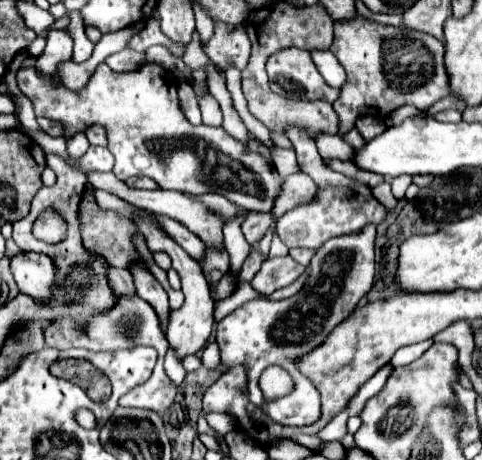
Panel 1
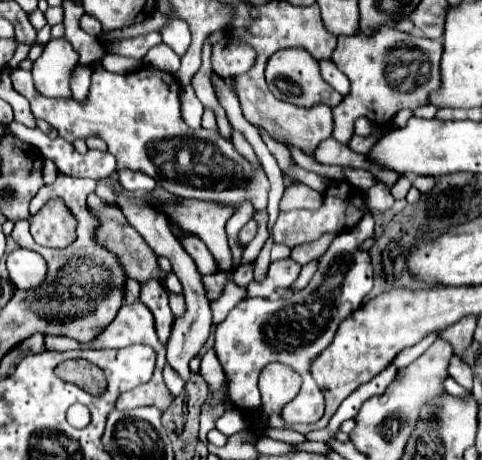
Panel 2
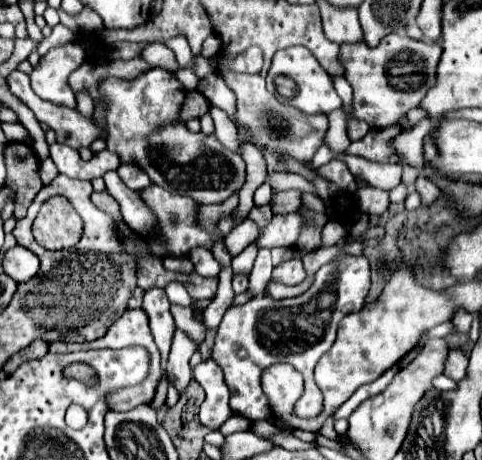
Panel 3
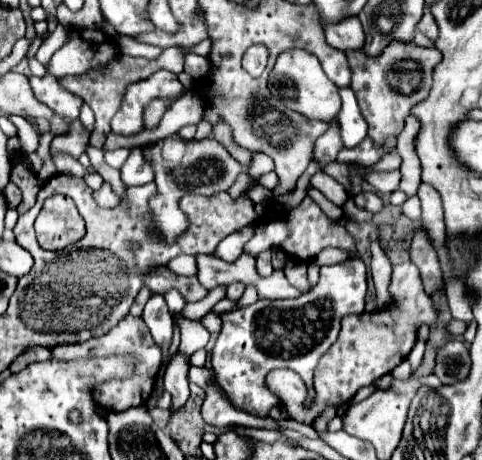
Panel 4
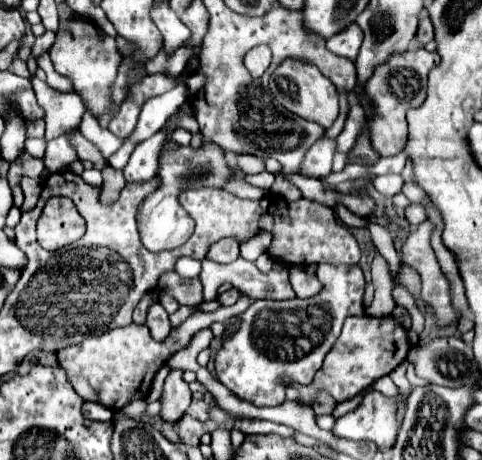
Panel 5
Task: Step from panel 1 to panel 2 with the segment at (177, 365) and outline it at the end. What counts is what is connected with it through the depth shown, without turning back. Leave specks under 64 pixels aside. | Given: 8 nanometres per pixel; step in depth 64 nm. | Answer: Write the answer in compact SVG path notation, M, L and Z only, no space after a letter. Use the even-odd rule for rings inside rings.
M170 364L164 366L164 380L168 382L168 388L170 388L170 392L172 392L174 396L178 396L180 390L184 388L184 380L182 380L182 376L180 376Z

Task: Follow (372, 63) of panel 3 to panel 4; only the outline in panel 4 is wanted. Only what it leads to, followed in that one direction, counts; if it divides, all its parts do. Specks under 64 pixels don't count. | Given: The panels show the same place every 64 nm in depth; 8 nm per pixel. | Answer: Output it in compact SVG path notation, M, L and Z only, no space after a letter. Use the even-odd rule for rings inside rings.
M390 40L390 44L378 56L368 56L364 50L346 50L346 58L352 72L354 90L354 68L356 68L356 100L368 122L368 136L374 142L382 142L390 134L400 134L404 118L420 100L424 100L432 88L434 66L442 60L438 48L414 46L410 42ZM338 118L330 120L328 130L320 136L320 140L316 140L316 154L314 158L320 162L320 166L326 166L328 162L332 162L336 158L336 154L344 148L342 136L340 136L340 122Z

